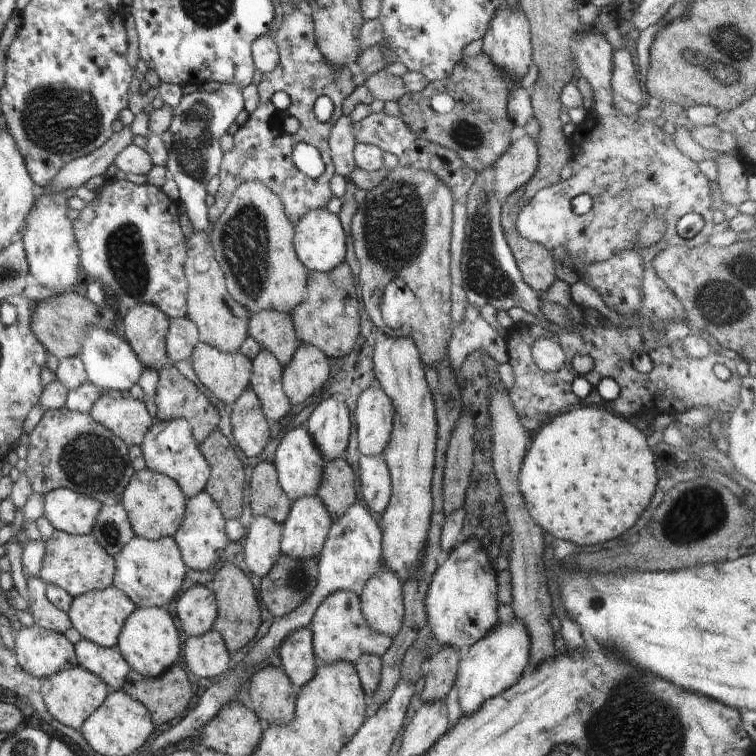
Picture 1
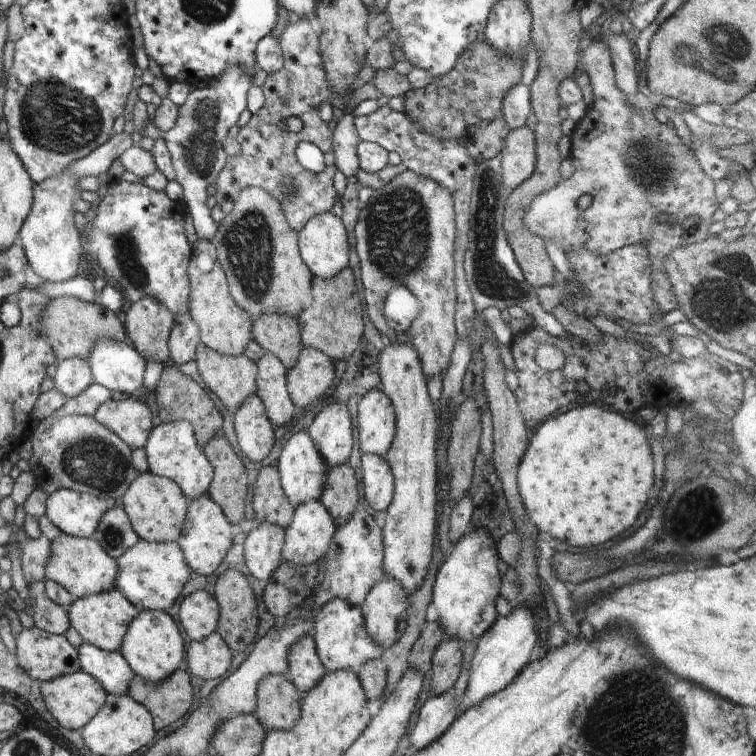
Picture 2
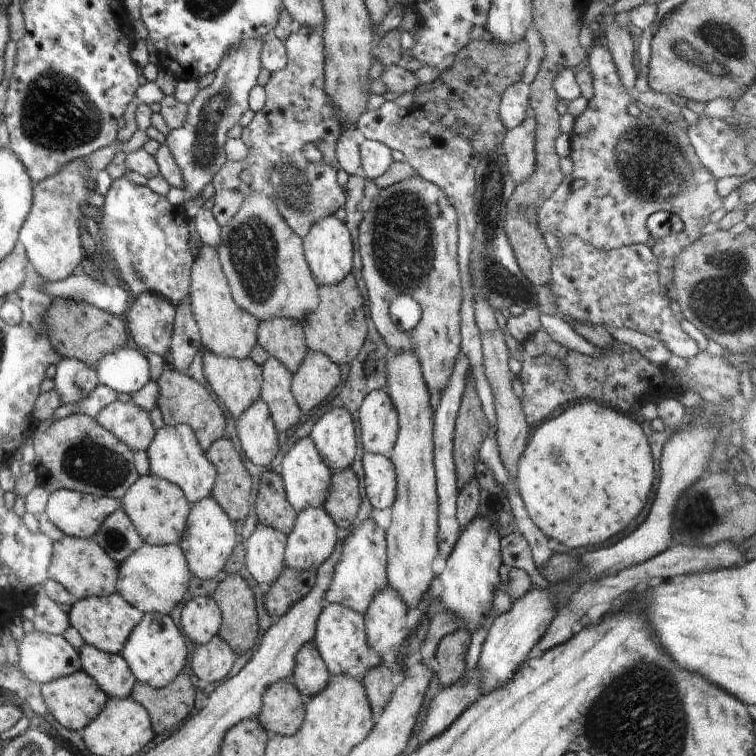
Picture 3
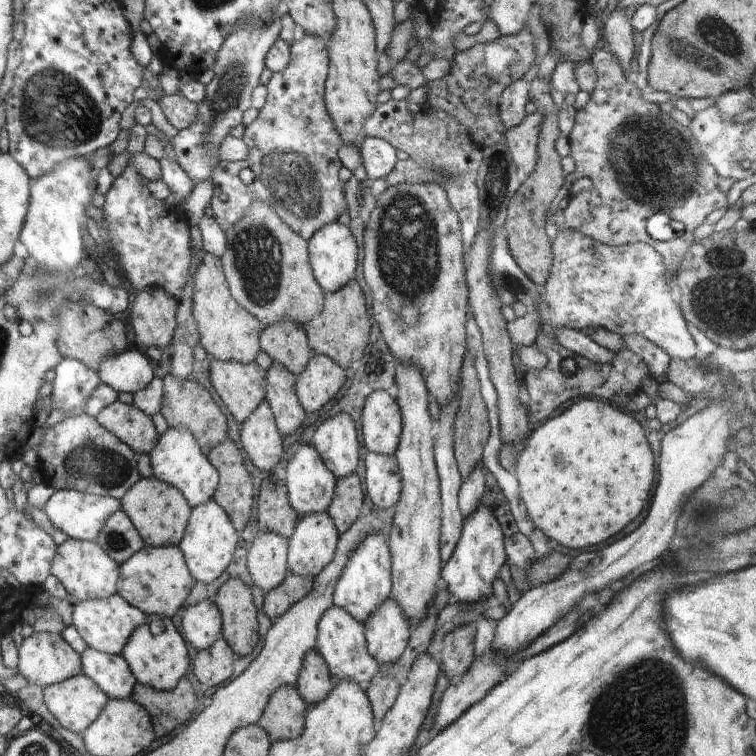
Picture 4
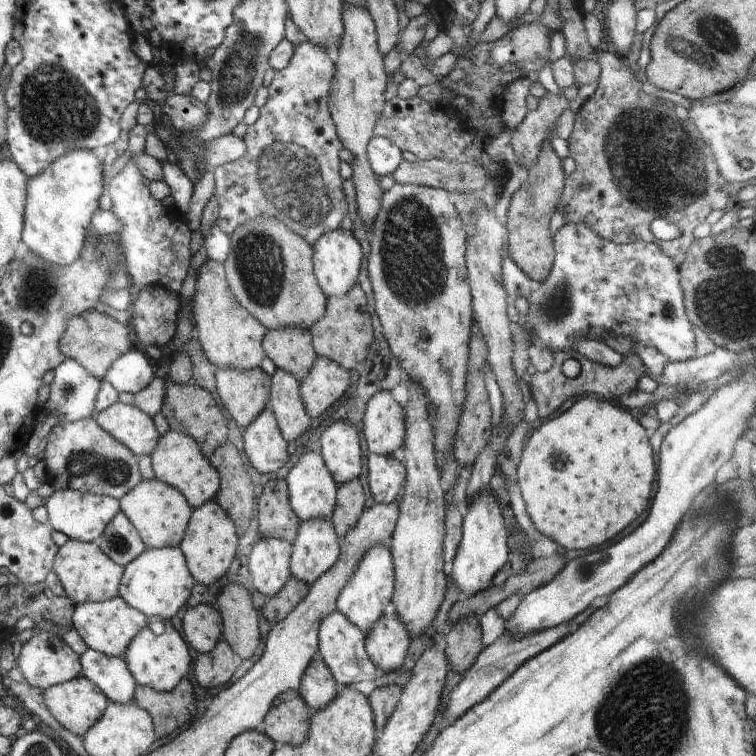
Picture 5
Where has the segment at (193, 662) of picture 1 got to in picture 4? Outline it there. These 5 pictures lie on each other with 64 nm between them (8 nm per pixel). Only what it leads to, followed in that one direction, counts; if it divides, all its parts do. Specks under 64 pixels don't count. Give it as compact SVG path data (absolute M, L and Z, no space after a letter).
M219 638L210 650L201 650L194 660L194 674L206 686L218 686L230 678L237 656L230 645Z

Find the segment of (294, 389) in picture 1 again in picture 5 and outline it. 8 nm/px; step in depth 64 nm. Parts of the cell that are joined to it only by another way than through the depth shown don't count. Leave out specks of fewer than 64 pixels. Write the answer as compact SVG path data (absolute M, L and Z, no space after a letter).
M317 356L304 380L299 381L304 408L316 424L322 414L350 388L350 372L333 359Z

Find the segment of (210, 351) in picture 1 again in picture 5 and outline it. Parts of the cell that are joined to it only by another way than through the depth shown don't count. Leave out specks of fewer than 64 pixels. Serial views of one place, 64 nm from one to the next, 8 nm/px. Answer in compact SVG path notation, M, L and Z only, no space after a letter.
M216 368L216 390L238 428L246 430L270 399L270 377L261 368Z

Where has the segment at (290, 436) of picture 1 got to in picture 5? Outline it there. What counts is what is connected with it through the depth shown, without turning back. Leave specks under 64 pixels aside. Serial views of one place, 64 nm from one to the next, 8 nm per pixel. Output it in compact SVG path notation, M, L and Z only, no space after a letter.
M313 450L304 452L288 472L285 483L292 510L300 522L308 522L308 520L316 520L316 518L331 520L336 504L338 484L334 482L319 452Z

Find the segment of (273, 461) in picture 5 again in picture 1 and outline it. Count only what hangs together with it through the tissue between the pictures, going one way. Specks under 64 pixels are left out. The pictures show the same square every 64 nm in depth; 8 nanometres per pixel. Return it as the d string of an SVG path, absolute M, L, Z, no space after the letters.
M245 389L231 405L232 434L240 450L248 457L257 457L269 441L269 428L256 394Z

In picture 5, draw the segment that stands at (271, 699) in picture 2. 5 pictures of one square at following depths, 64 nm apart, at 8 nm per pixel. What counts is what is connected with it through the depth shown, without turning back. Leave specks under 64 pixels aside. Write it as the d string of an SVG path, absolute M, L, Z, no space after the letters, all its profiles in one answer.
M288 690L274 698L262 722L262 731L279 745L300 746L308 738L312 711L298 690Z

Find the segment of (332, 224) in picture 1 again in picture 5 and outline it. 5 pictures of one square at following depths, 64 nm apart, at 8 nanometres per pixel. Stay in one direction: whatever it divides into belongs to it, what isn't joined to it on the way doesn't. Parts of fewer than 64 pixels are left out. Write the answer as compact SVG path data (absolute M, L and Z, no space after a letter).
M342 227L338 230L331 230L322 234L318 242L311 246L313 254L313 270L320 288L324 291L327 298L344 298L346 294L358 285L358 276L360 266L362 266L362 249L360 243L356 240L352 231L344 230Z

